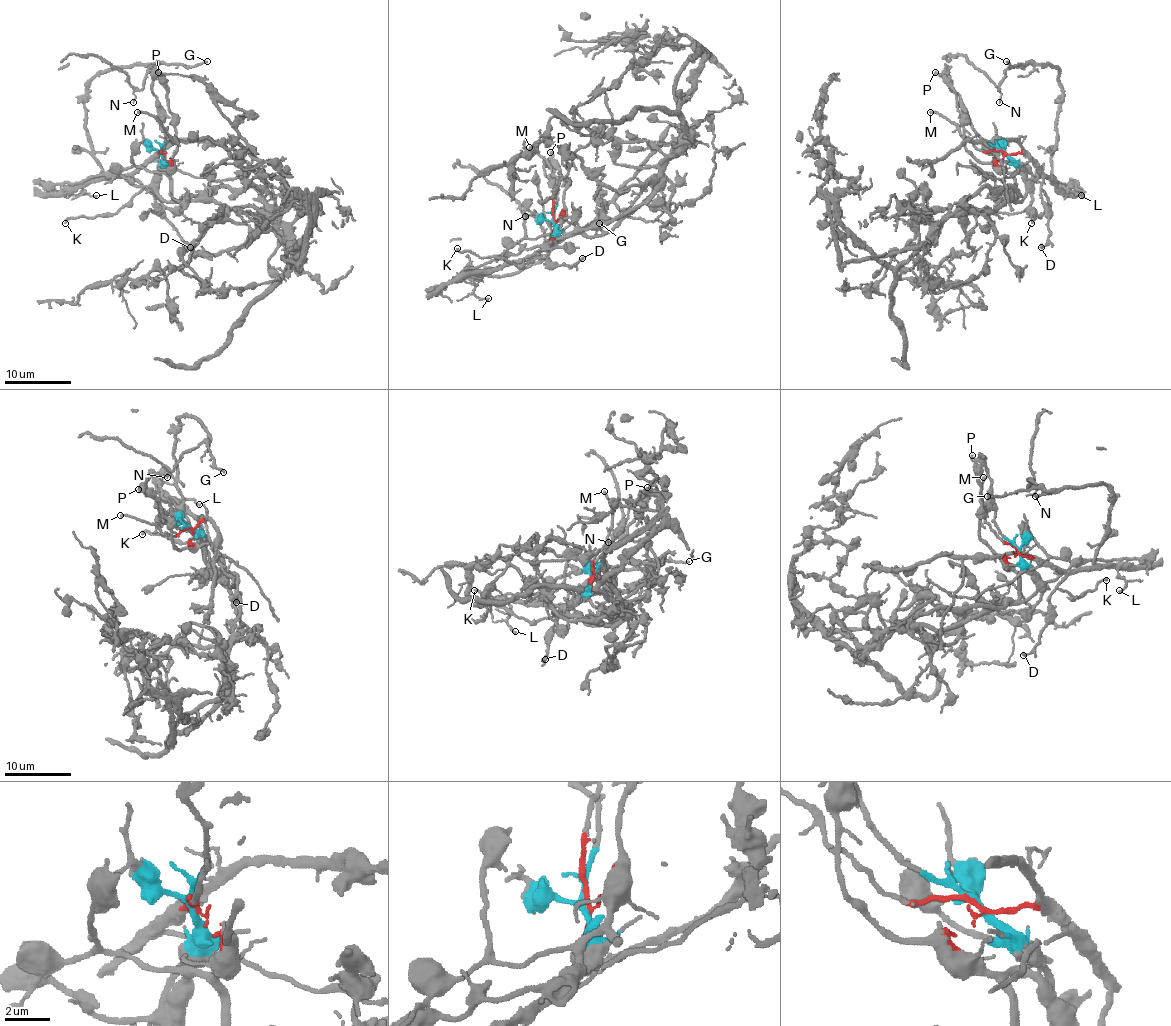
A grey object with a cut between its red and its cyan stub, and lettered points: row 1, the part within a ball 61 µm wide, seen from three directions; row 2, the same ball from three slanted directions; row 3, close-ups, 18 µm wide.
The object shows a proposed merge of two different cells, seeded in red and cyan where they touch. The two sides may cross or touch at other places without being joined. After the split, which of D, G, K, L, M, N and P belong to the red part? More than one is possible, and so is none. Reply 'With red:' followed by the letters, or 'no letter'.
With red: D, G, K, L, M, N

